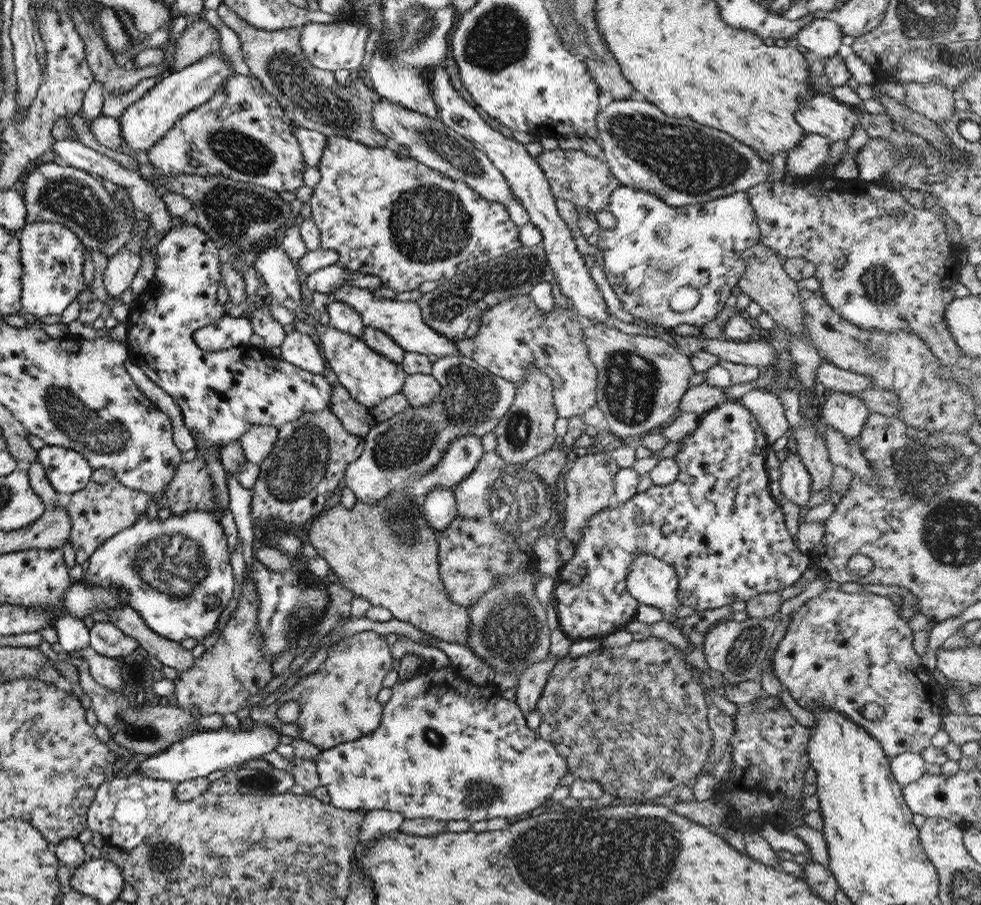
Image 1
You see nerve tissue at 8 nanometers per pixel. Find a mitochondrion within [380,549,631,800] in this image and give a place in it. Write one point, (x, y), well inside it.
(511, 628)

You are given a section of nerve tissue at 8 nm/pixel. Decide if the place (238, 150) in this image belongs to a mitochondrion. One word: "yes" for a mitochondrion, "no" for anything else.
yes

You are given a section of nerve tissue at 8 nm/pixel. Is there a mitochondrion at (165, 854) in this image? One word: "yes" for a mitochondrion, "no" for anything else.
yes

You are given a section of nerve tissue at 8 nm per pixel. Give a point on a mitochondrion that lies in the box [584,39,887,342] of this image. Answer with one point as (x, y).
(690, 161)

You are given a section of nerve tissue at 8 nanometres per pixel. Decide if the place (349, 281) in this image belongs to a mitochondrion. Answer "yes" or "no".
no

